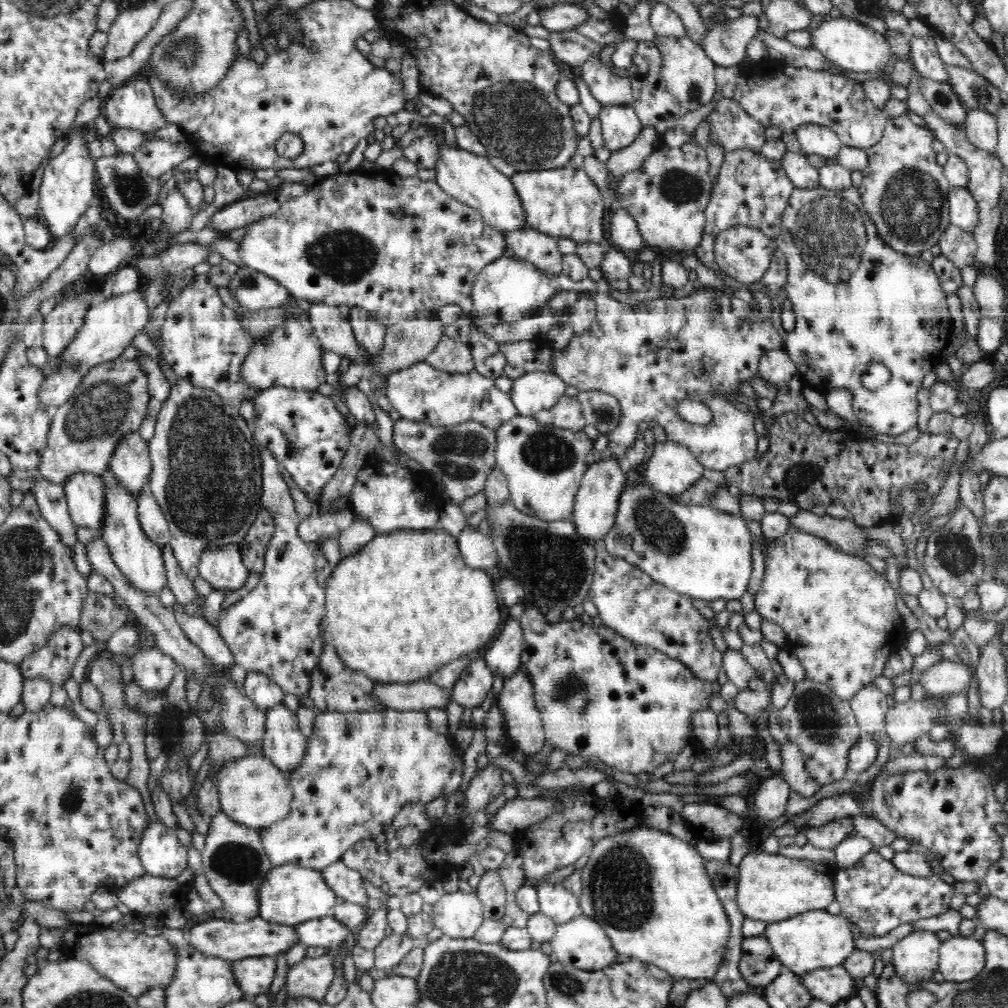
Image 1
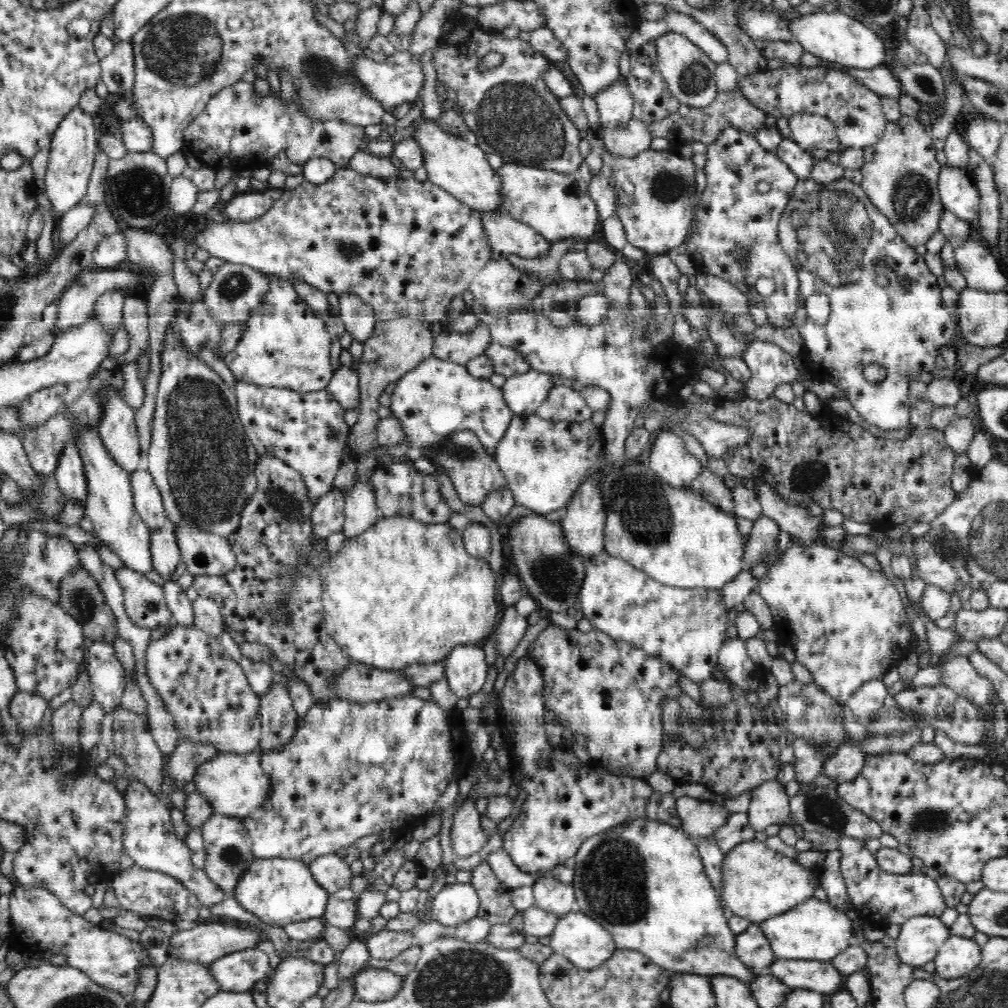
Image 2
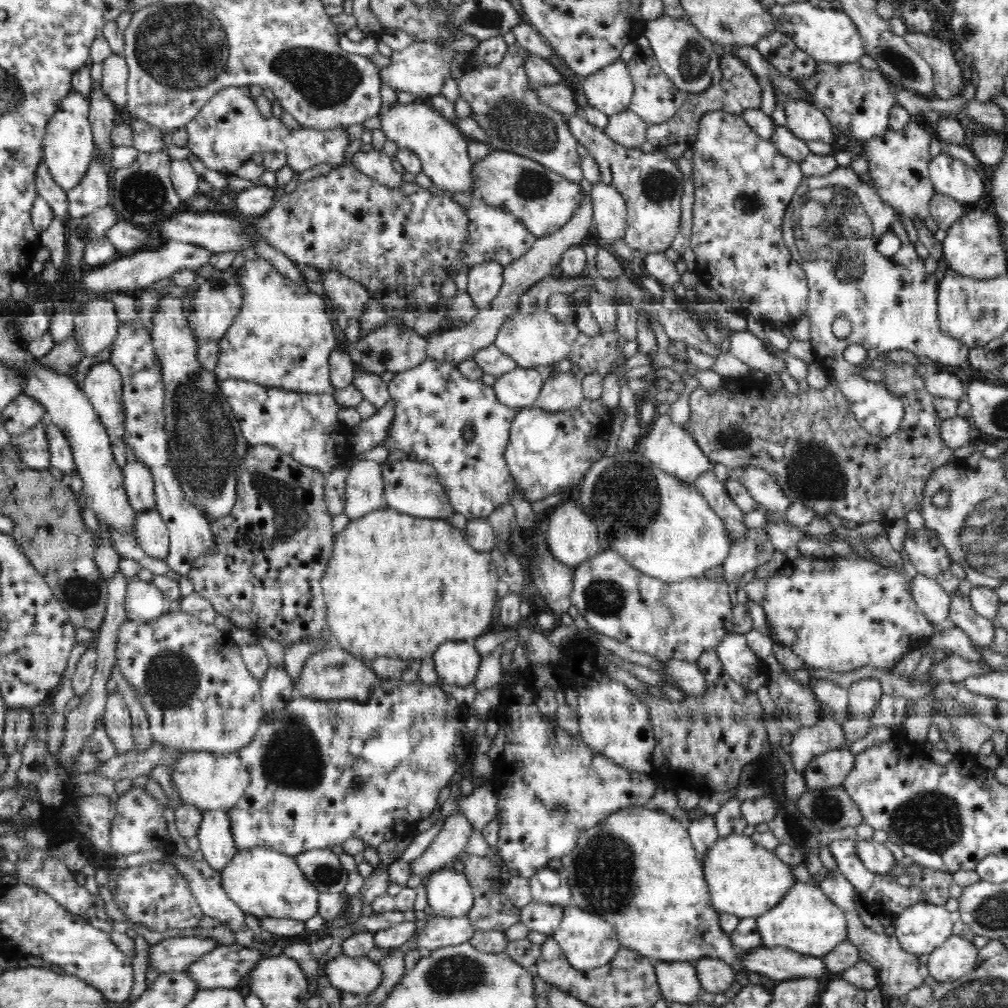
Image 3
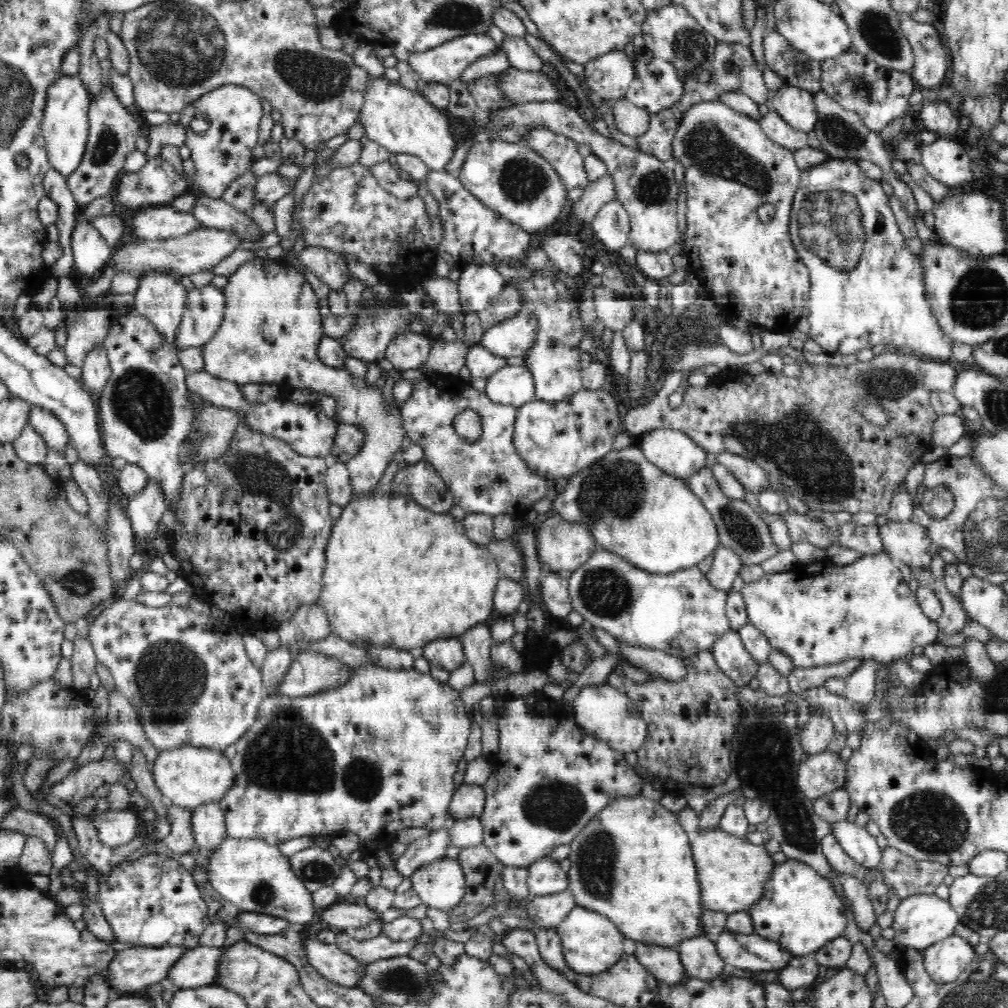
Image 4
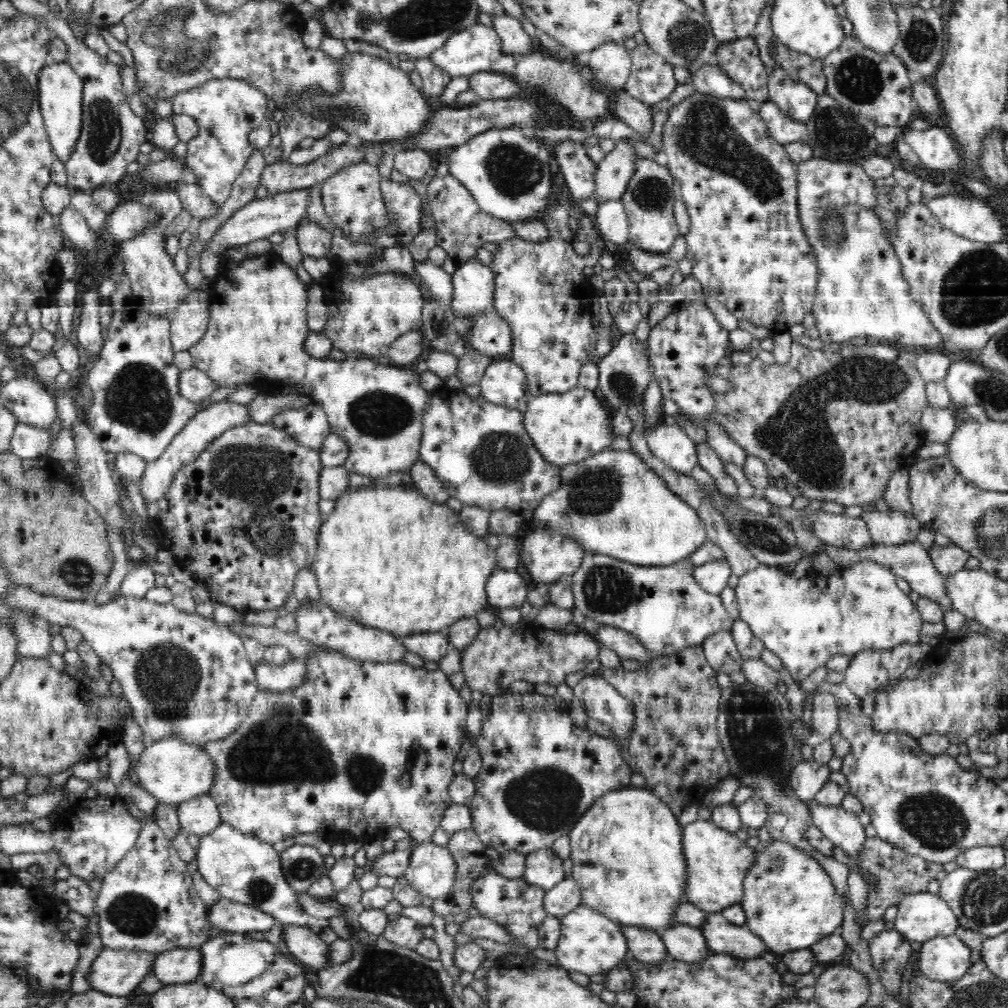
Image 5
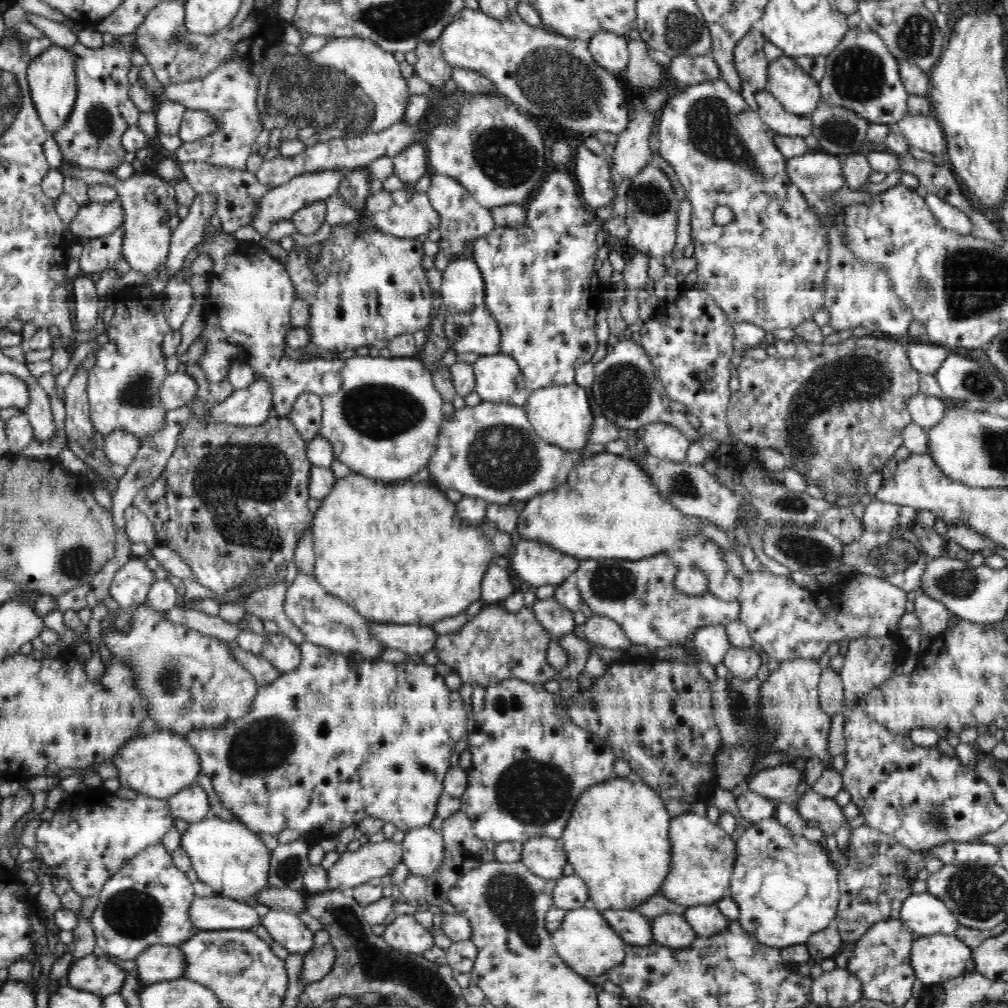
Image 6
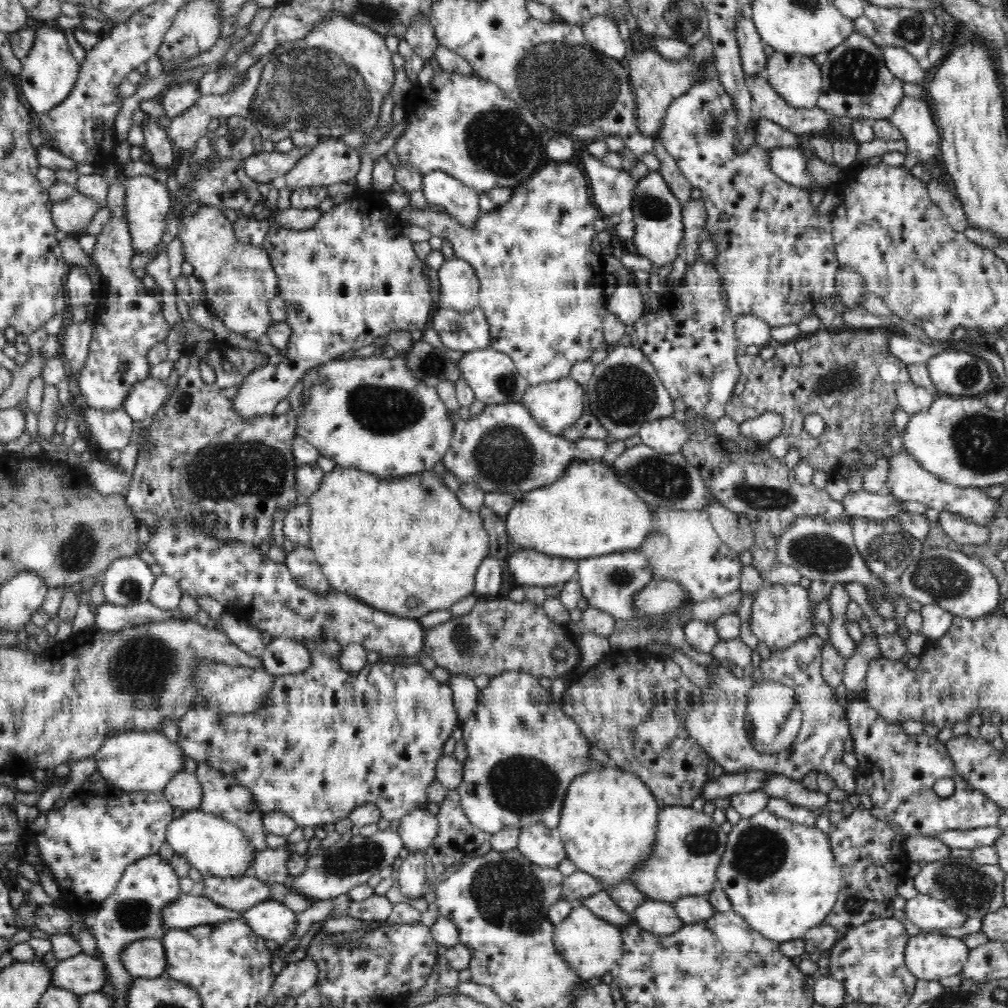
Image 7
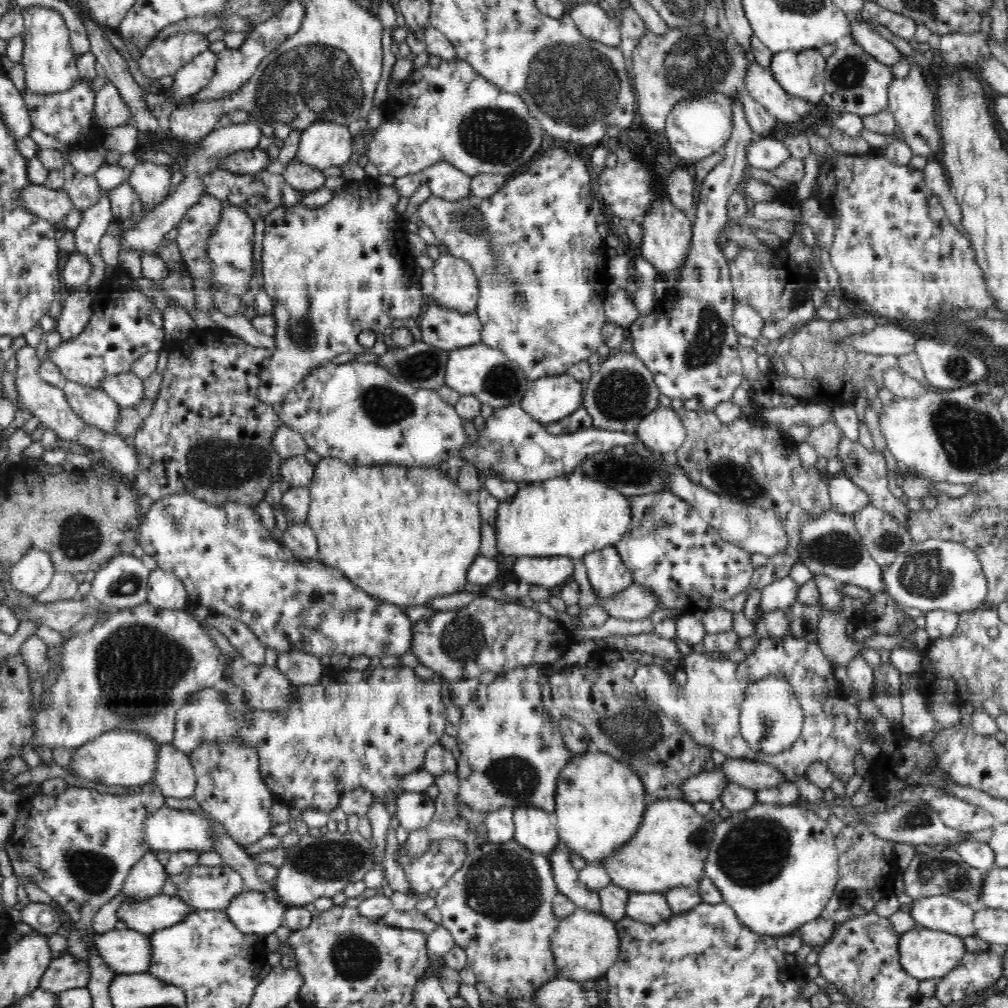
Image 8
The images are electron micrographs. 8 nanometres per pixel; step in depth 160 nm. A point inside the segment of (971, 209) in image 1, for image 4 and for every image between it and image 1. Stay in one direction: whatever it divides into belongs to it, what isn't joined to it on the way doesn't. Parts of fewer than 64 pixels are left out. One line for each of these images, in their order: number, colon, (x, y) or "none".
2: (958, 192)
3: (951, 176)
4: (947, 161)

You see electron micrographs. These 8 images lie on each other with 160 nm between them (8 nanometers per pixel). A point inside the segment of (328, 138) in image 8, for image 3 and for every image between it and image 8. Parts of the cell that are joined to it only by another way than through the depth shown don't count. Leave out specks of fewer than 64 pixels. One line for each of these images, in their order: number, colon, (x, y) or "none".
3: (128, 274)
4: (203, 248)
5: (260, 218)
6: (281, 202)
7: (329, 161)

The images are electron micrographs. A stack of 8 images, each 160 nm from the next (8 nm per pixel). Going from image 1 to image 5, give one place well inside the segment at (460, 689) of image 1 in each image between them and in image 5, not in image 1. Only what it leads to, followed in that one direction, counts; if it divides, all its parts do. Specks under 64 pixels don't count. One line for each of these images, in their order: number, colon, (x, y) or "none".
2: (465, 668)
3: (456, 662)
4: (449, 653)
5: (430, 646)

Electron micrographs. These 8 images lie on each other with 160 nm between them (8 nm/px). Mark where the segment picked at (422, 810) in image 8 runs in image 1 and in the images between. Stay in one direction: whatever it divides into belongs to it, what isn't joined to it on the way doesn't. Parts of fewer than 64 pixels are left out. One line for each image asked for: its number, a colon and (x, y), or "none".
1: (459, 914)
2: (455, 903)
3: (448, 892)
4: (441, 885)
5: (431, 871)
6: (423, 848)
7: (418, 828)

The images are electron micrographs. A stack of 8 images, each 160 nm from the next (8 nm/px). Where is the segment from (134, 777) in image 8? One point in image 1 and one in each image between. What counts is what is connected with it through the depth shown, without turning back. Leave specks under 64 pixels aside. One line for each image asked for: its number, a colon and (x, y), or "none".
1: (253, 792)
2: (235, 784)
3: (208, 781)
4: (190, 776)
5: (173, 771)
6: (158, 764)
7: (142, 761)

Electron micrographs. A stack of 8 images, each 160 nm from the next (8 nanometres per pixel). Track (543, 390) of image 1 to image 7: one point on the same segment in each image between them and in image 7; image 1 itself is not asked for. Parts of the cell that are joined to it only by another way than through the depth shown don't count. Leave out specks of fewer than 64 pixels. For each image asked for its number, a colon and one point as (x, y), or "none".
2: (523, 393)
3: (520, 388)
4: (514, 385)
5: (504, 383)
6: (498, 378)
7: (492, 375)

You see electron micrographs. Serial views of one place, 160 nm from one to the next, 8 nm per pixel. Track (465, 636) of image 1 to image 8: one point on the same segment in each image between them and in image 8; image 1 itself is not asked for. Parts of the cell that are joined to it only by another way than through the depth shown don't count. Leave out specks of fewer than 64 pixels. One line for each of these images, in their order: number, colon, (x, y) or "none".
2: (403, 592)
3: (397, 586)
4: (395, 573)
5: (378, 540)
6: (397, 552)
7: (361, 525)
8: (405, 535)

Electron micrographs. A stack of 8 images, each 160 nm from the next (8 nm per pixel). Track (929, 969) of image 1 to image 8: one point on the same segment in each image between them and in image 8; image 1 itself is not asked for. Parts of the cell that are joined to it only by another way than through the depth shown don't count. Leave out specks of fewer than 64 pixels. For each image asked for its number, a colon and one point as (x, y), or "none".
2: (920, 938)
3: (921, 928)
4: (920, 920)
5: (921, 916)
6: (923, 913)
7: (928, 913)
8: (941, 912)

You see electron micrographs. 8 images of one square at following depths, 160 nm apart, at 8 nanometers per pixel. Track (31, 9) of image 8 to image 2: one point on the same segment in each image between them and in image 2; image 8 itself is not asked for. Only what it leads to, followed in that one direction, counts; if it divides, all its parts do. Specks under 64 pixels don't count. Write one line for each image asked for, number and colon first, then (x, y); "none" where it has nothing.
2: (71, 151)
3: (68, 146)
4: (65, 125)
5: (60, 92)
6: (51, 76)
7: (49, 72)

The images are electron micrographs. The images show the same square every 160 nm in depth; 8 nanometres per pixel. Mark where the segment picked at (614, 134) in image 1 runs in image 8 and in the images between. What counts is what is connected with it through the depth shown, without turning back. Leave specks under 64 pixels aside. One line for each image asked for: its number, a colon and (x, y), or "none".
2: (615, 103)
3: (610, 90)
4: (609, 76)
5: (610, 63)
6: (610, 50)
7: (602, 33)
8: (594, 22)

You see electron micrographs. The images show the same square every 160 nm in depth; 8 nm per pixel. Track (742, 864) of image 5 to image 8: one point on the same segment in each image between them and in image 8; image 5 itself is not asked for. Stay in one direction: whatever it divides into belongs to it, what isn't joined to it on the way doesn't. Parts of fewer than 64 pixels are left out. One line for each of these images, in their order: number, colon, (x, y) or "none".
6: (703, 854)
7: (689, 845)
8: (669, 850)

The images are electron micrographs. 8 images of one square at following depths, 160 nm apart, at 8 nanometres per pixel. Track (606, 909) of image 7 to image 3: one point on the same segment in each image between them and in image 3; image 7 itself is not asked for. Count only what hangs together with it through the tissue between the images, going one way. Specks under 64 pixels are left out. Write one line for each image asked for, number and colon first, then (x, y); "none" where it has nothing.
3: (678, 981)
4: (664, 963)
5: (646, 945)
6: (633, 927)

